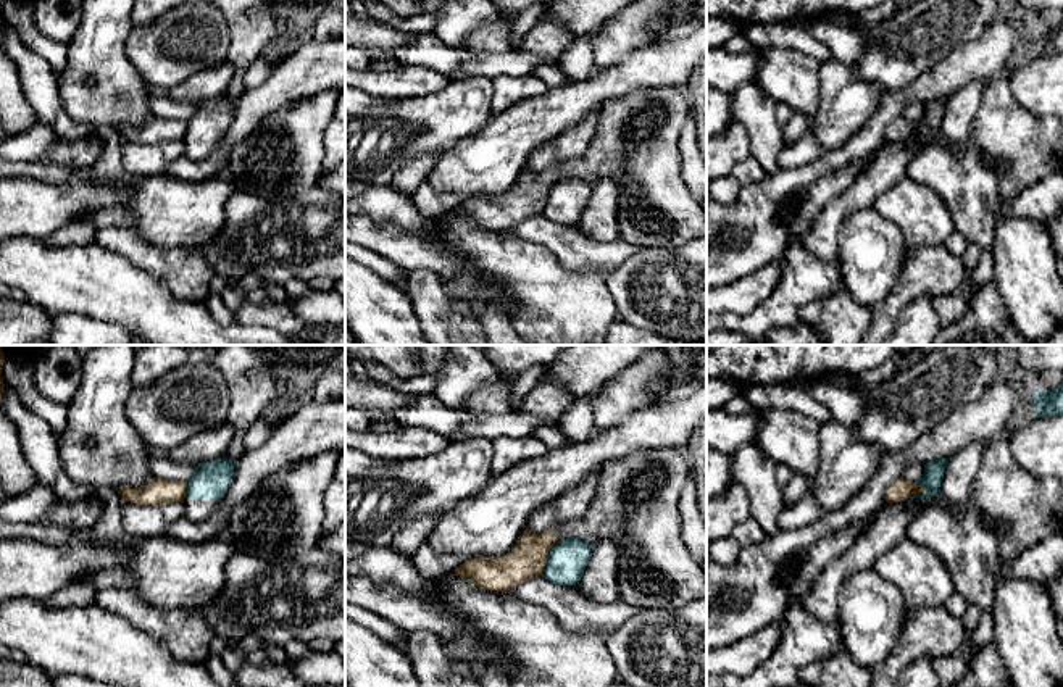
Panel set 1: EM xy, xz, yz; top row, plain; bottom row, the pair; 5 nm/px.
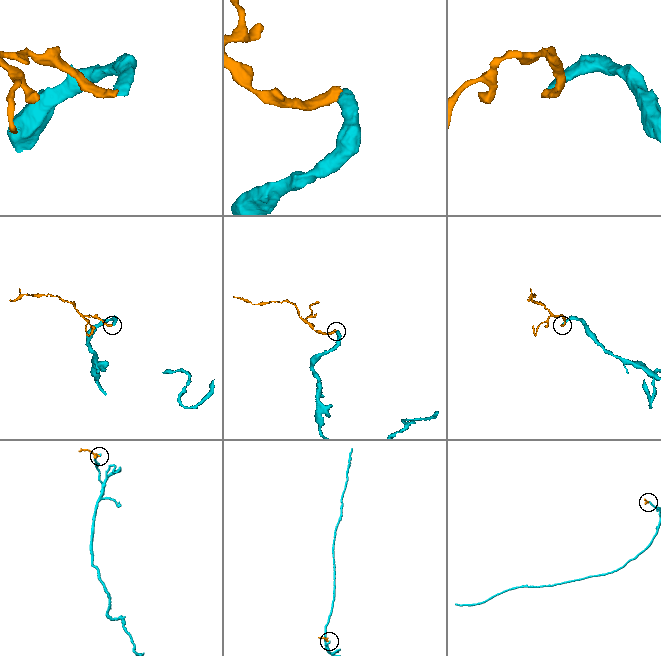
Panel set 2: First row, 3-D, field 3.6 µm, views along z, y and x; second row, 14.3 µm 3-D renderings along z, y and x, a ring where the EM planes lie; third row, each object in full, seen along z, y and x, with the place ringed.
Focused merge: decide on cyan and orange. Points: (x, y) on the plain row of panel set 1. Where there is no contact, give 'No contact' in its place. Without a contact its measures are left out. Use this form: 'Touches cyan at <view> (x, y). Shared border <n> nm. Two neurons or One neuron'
Touches cyan at xz (547, 197). Shared border 200 nm. Two neurons

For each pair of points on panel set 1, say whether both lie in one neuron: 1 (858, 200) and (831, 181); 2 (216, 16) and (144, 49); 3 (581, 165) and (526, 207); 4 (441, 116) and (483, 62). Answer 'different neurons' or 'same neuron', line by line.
1: different neurons
2: same neuron
3: same neuron
4: different neurons

